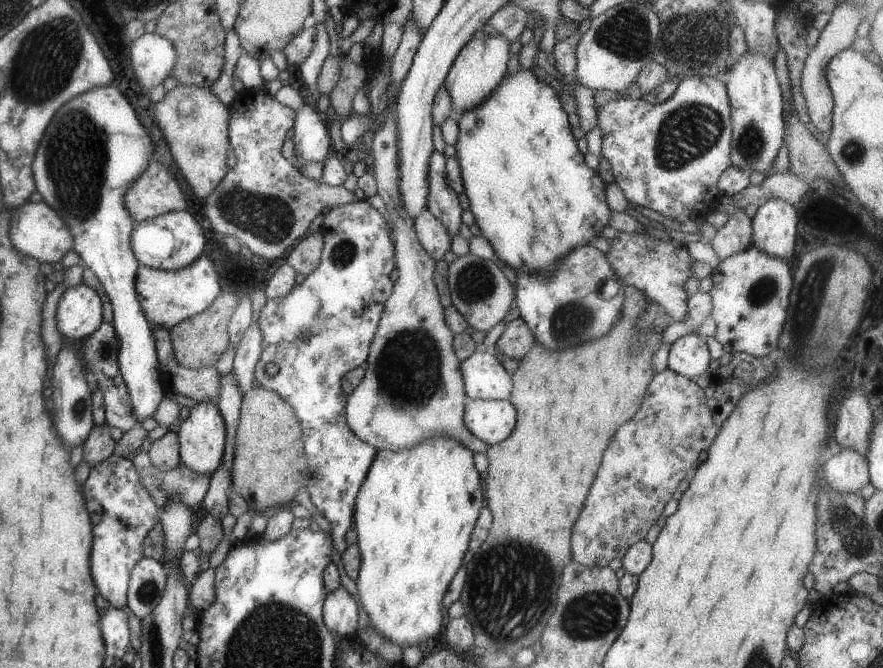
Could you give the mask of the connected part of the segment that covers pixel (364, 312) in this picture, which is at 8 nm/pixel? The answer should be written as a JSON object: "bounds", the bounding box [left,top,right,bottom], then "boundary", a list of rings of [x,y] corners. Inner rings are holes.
{"bounds":[253,200,394,554],"boundary":[[[357,200],[355,203],[340,205],[337,207],[331,207],[325,214],[323,224],[320,227],[320,234],[322,239],[322,248],[320,251],[320,260],[317,268],[312,274],[305,277],[305,280],[301,282],[301,285],[295,285],[294,288],[281,299],[267,299],[265,306],[263,306],[259,319],[257,320],[258,326],[262,335],[261,340],[261,355],[257,360],[254,367],[253,377],[256,382],[265,389],[275,392],[282,400],[285,400],[291,409],[295,412],[296,418],[299,420],[300,428],[302,429],[302,442],[303,442],[303,455],[306,457],[306,479],[305,488],[309,493],[311,503],[315,509],[323,515],[329,524],[331,525],[330,540],[332,541],[332,548],[337,550],[339,554],[342,554],[346,549],[345,534],[347,531],[353,529],[352,517],[353,508],[356,495],[358,494],[360,485],[363,483],[373,458],[376,456],[376,450],[369,447],[369,444],[360,442],[347,427],[343,408],[346,404],[347,396],[341,391],[340,383],[341,378],[352,369],[363,365],[368,356],[368,345],[371,338],[375,333],[383,304],[388,298],[388,295],[392,290],[392,282],[389,279],[389,273],[394,269],[394,251],[393,244],[391,244],[391,238],[389,238],[389,228],[387,228],[387,222],[385,218],[367,204],[366,200]],[[272,362],[277,366],[277,374],[275,376],[267,376],[265,374],[265,364]]]}

